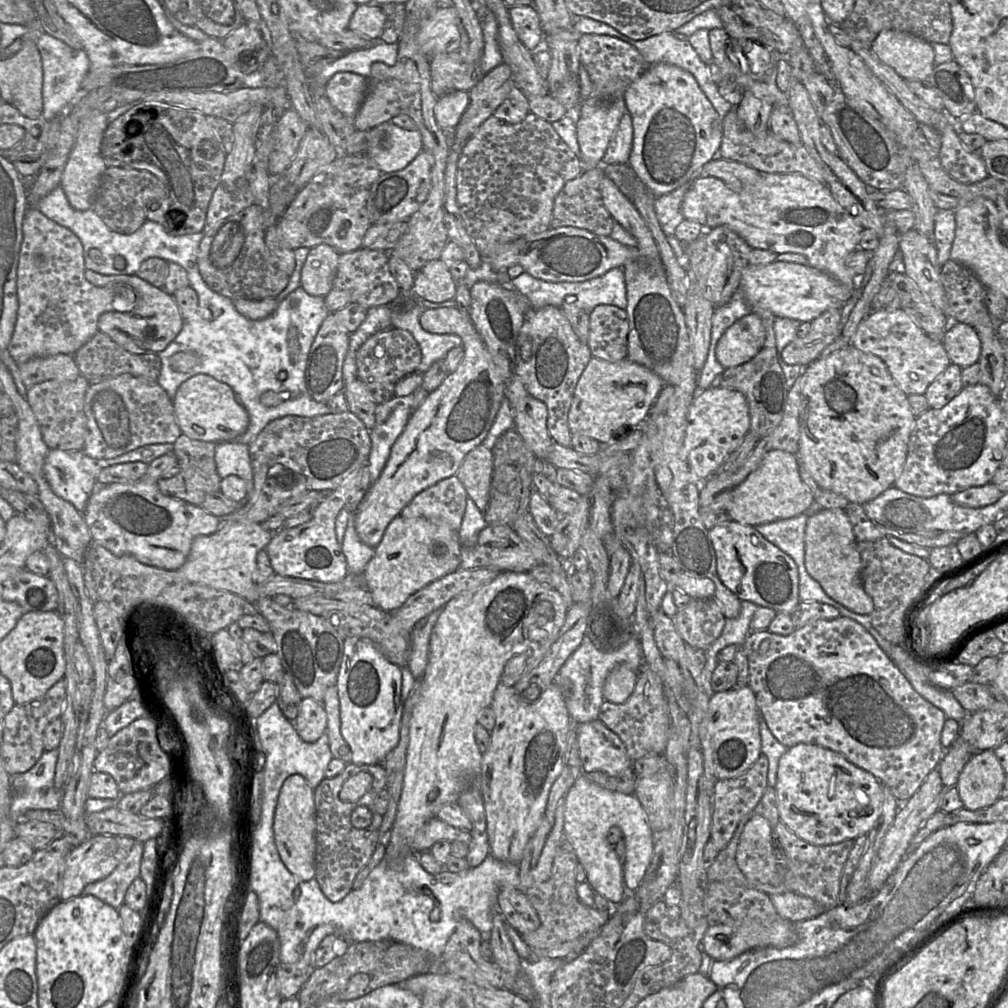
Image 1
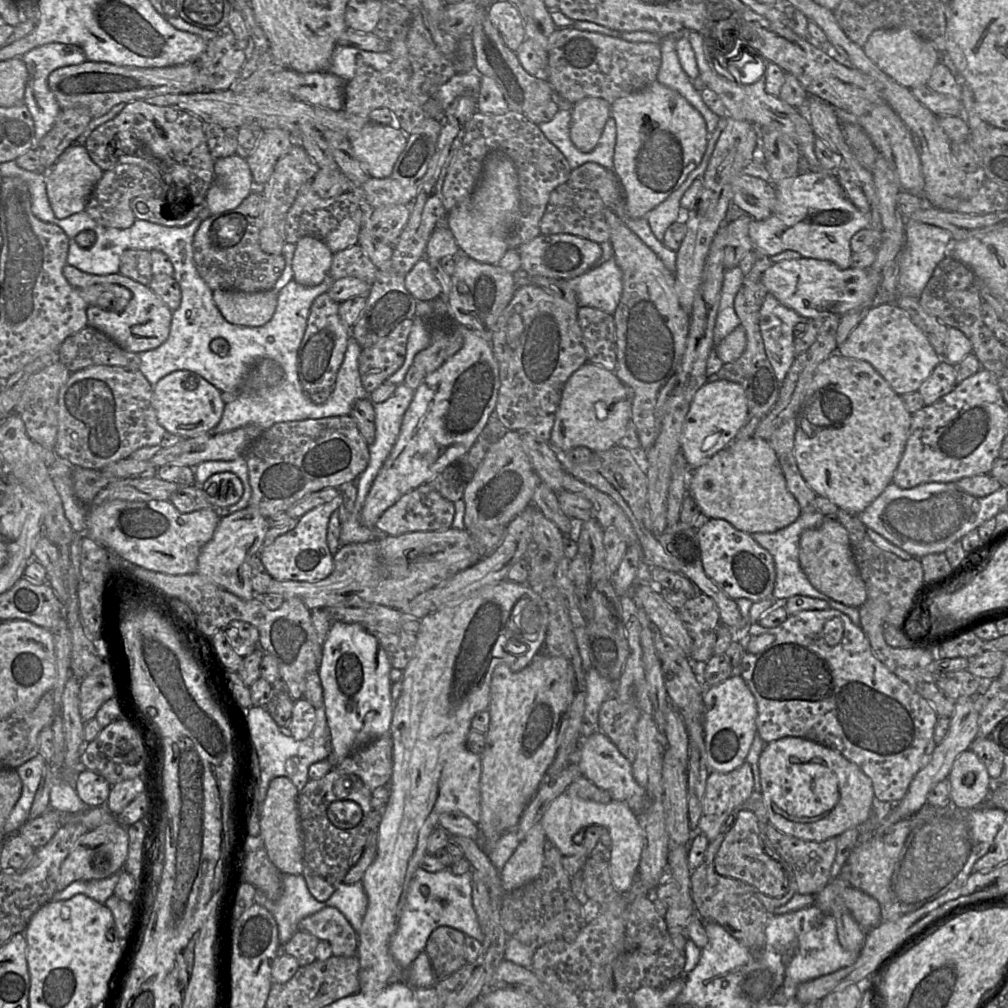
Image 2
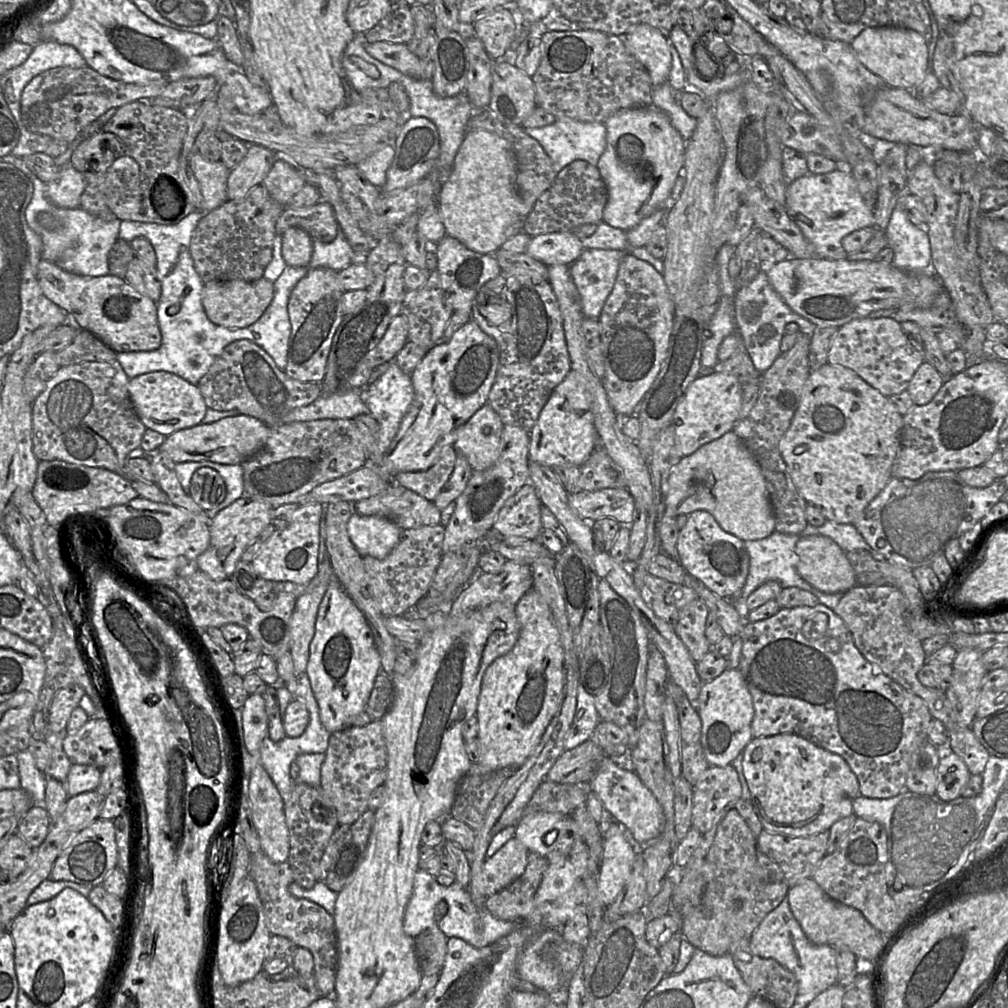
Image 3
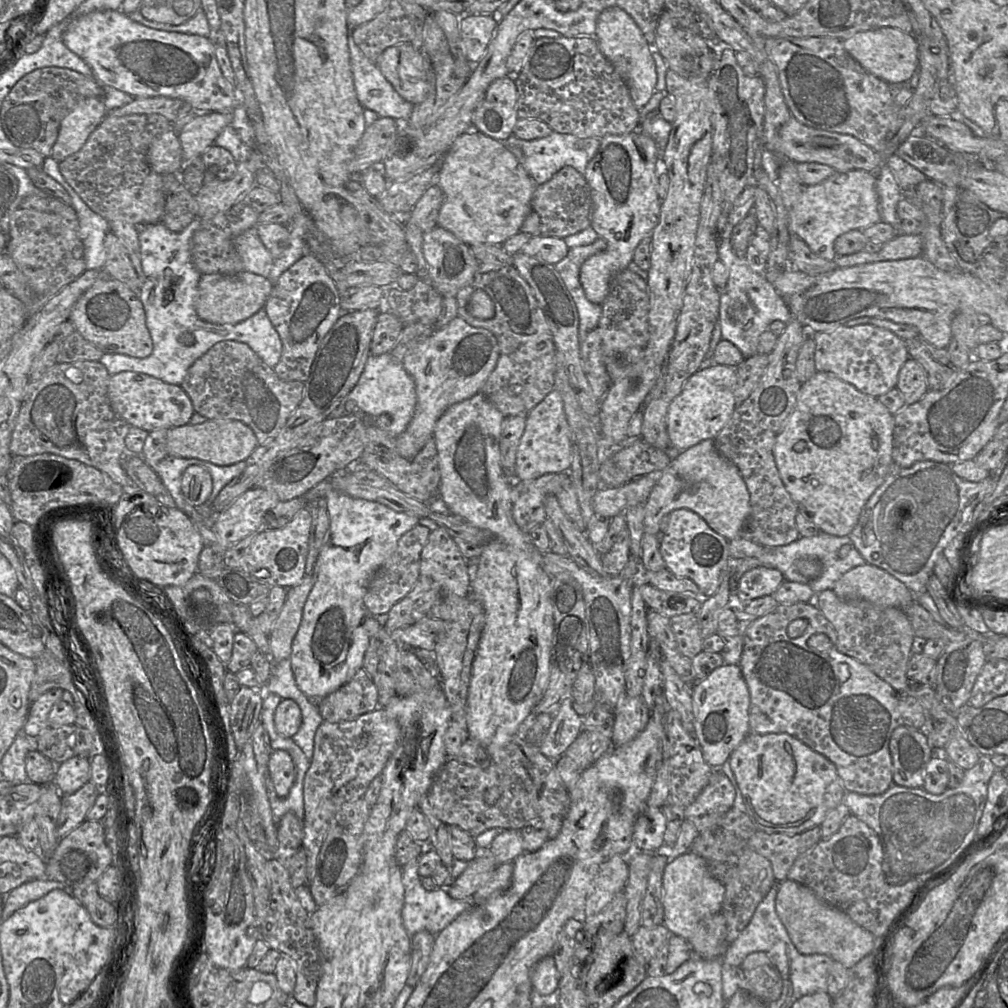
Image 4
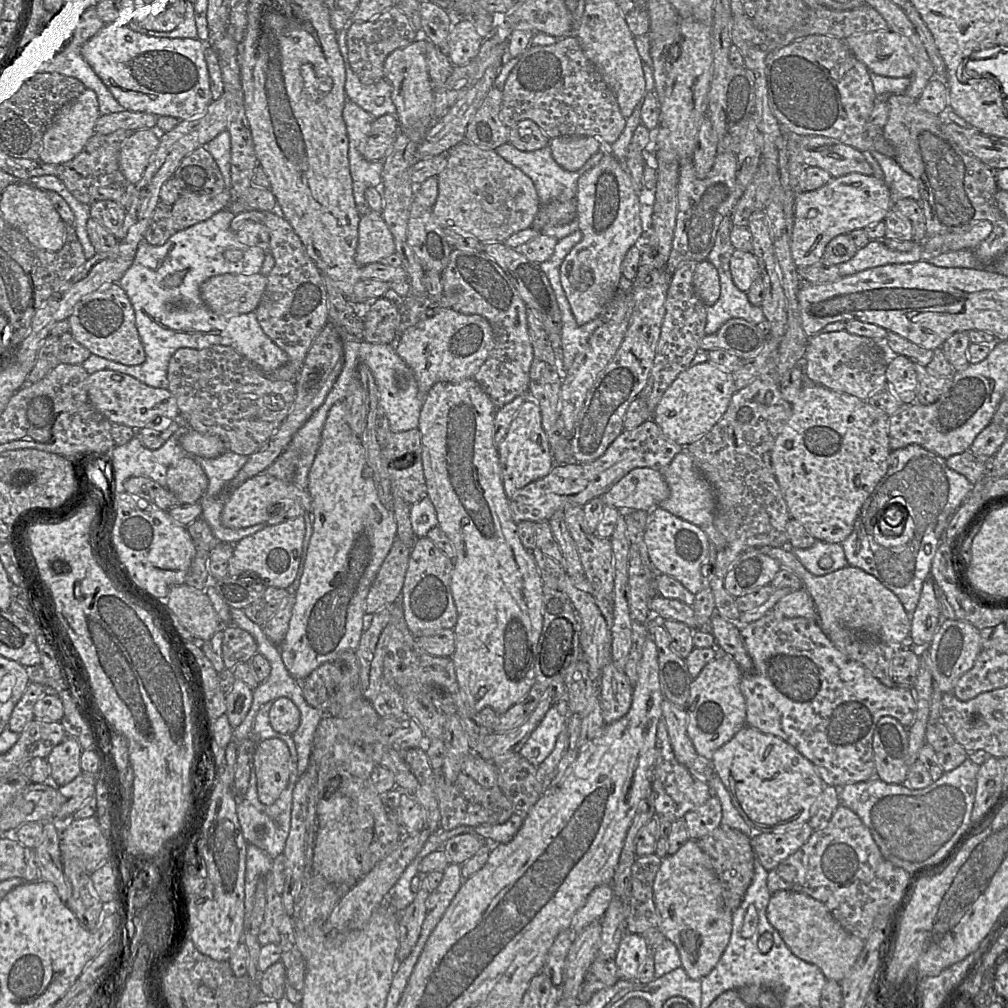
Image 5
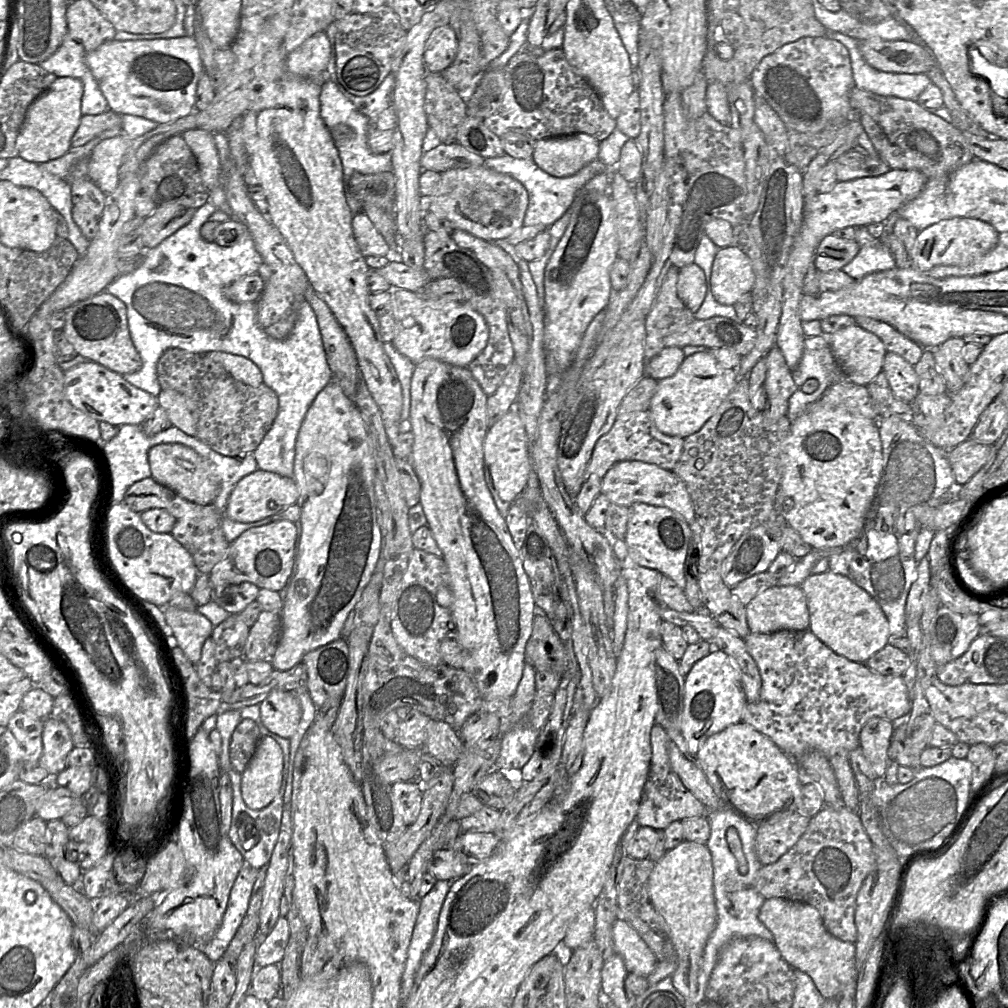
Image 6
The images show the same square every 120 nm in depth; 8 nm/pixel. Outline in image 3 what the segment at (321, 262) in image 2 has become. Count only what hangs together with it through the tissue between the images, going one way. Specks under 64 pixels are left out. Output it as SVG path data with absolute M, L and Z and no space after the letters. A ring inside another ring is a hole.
M288 228L279 238L281 254L287 266L308 267L314 240L300 228Z

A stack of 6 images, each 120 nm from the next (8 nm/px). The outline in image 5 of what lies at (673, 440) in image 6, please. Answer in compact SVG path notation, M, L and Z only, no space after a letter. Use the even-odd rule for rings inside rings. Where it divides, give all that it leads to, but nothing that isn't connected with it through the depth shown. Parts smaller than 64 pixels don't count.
M648 419L633 429L624 429L605 453L589 463L567 462L555 464L544 477L517 490L510 499L510 510L516 523L521 521L548 521L558 510L583 506L593 498L601 497L608 489L635 468L652 468L663 472L684 446L675 444Z

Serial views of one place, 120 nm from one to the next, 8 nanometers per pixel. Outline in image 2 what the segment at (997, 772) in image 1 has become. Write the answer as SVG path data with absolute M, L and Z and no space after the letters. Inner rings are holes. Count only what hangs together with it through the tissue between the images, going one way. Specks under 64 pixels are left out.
M971 750L955 759L947 780L952 804L957 808L981 807L991 792L987 768Z

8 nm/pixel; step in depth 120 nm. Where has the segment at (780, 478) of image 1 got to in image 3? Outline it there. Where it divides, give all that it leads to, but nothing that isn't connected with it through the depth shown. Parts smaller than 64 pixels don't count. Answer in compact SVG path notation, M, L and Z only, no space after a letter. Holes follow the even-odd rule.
M733 431L680 460L669 476L664 503L663 517L706 511L724 531L744 542L764 539L775 532L776 521L765 477L751 452Z

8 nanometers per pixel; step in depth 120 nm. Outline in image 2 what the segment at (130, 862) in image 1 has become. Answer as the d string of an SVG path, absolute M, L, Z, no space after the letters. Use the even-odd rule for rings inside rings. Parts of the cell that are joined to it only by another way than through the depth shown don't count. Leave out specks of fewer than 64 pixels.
M116 872L104 879L74 881L63 890L56 891L52 901L70 899L76 894L84 894L100 903L105 903L114 894L119 876L120 872Z

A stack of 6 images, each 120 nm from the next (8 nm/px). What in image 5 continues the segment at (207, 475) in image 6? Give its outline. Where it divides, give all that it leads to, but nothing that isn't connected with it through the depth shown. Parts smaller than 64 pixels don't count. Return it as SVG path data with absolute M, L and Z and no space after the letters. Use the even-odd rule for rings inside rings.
M181 458L168 468L166 488L178 498L181 505L199 503L206 494L208 486L209 480L203 468L191 458Z

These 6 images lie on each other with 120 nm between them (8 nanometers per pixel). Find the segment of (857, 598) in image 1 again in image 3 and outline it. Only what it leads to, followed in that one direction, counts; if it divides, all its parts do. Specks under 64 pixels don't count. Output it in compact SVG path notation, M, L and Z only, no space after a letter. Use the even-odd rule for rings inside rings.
M811 535L799 540L796 545L797 570L800 576L813 587L825 593L843 594L857 585L856 574L844 551L831 538Z

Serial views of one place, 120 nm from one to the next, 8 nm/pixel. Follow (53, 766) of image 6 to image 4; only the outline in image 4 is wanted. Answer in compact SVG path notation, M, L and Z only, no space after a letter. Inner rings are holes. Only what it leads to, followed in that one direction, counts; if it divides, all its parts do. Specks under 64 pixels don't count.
M74 756L56 763L54 783L60 794L71 794L90 781L90 758Z

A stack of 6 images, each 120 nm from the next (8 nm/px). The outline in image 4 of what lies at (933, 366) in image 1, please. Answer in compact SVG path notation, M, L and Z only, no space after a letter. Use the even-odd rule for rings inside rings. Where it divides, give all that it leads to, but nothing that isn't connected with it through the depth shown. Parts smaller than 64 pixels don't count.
M871 324L838 326L830 331L814 334L817 372L830 372L853 385L864 394L875 398L896 388L898 375L910 358L906 340Z

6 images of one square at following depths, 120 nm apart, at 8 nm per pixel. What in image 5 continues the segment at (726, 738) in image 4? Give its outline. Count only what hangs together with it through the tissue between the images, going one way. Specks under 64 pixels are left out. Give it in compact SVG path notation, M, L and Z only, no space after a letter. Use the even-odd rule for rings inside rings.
M730 655L714 658L693 678L686 703L687 732L696 751L707 760L746 726L746 702L740 690L742 672Z

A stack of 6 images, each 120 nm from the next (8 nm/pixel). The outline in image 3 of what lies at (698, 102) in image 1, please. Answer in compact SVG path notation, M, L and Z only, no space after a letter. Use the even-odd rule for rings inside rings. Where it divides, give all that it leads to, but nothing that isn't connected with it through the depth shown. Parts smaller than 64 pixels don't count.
M654 105L619 110L606 120L605 125L607 130L607 144L605 151L603 152L603 154L599 158L599 161L596 164L601 178L606 185L608 194L607 202L603 209L602 222L605 222L612 227L619 228L624 231L629 231L637 224L639 224L644 218L654 213L656 210L662 207L666 207L669 210L669 196L671 194L676 179L678 178L680 173L683 172L686 140L673 127L669 116L664 111L655 107Z

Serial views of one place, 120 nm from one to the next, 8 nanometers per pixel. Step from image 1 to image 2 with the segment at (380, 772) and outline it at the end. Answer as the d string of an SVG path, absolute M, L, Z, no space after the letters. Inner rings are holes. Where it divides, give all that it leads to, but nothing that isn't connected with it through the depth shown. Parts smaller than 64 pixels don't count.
M332 768L322 778L310 779L303 789L299 791L297 806L303 843L302 876L306 881L308 890L316 900L320 902L328 900L357 861L357 851L355 851L356 835L365 826L368 816L373 810L371 796L372 791L363 784L358 776L348 774L338 768ZM345 780L350 780L354 783L352 792L336 794L334 787L336 785L343 787Z

